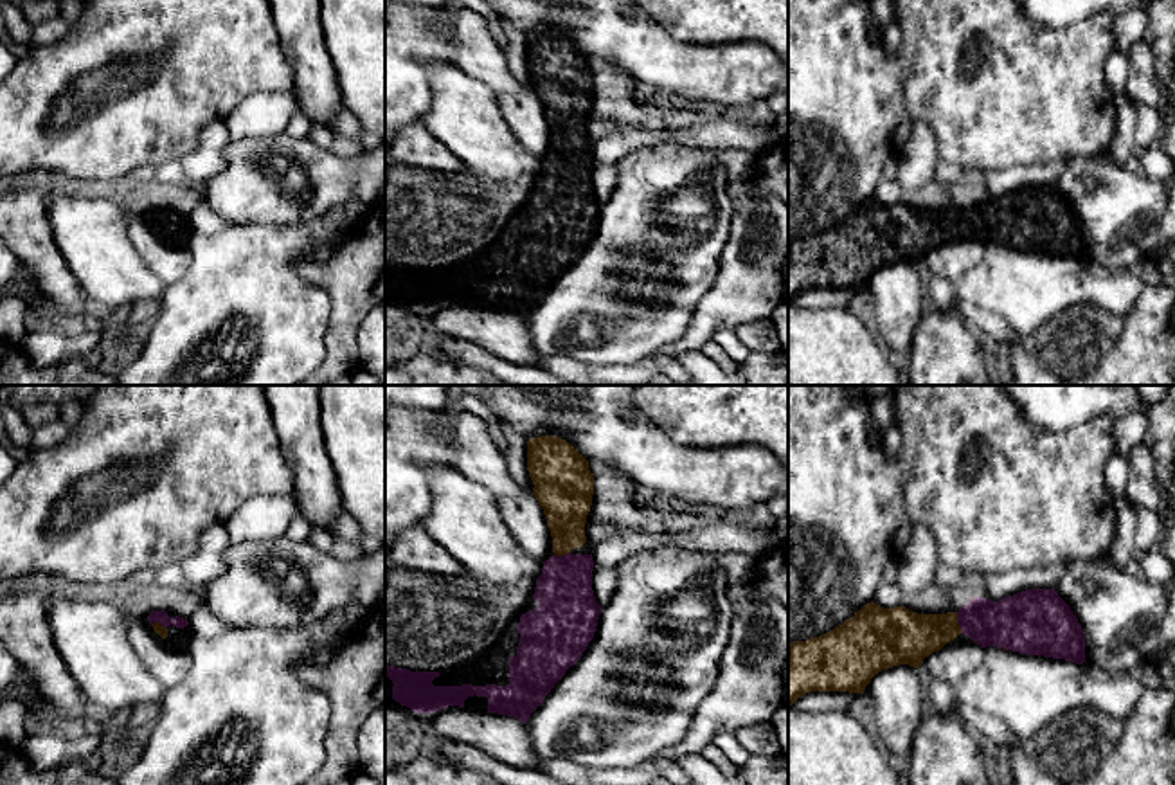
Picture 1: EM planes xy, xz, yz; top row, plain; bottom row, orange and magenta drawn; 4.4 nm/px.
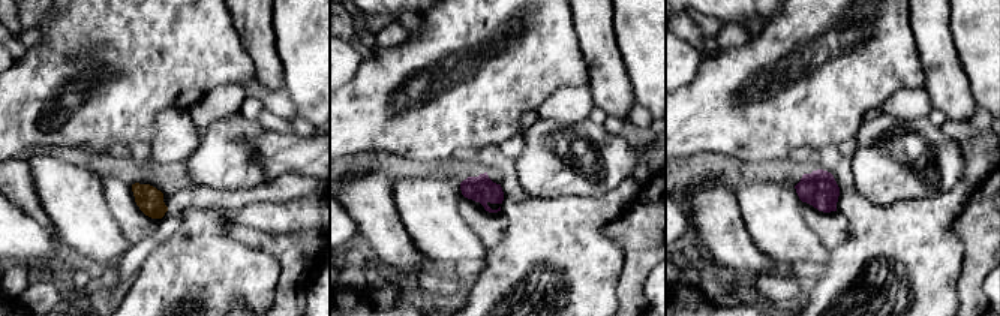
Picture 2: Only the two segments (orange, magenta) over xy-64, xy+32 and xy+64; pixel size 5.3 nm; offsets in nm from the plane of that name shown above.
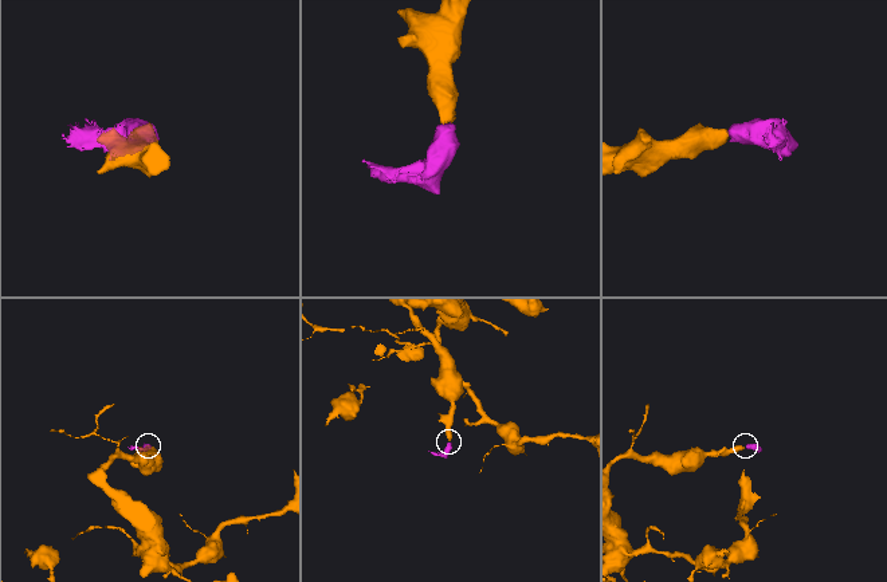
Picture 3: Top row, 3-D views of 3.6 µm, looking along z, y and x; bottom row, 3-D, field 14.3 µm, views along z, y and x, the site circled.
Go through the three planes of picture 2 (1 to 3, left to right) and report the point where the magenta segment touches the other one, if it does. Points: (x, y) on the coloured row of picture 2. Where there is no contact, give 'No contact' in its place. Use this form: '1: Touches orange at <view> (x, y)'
1: No contact
2: No contact
3: No contact

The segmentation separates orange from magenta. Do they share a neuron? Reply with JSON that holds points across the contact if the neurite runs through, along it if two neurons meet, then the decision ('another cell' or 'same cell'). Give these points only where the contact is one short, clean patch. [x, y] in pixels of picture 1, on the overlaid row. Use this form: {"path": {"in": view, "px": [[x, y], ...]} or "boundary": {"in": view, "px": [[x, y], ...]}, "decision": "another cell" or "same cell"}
{"path": {"in": "yz", "px": [[904, 638], [958, 623], [1013, 623]]}, "decision": "same cell"}

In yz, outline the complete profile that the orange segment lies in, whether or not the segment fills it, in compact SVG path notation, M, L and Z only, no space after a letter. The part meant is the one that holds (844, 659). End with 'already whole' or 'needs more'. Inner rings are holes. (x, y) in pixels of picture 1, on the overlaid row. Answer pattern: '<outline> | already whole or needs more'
M1027 589L999 601L977 596L957 612L946 614L918 614L905 607L883 609L871 601L826 634L788 643L788 708L810 691L864 693L878 672L898 664L919 668L925 657L941 650L959 634L982 648L997 646L1076 664L1085 663L1083 630L1054 589Z | needs more

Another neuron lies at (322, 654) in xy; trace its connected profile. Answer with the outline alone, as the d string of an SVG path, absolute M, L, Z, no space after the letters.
M349 634L342 636L336 643L318 648L304 657L304 664L318 664L318 663L327 663L333 659L349 641Z

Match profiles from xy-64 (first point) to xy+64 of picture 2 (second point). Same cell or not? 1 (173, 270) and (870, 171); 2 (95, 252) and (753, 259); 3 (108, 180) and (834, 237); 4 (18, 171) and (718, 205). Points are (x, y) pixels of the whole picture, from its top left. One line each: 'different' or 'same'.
1: different
2: different
3: same
4: same

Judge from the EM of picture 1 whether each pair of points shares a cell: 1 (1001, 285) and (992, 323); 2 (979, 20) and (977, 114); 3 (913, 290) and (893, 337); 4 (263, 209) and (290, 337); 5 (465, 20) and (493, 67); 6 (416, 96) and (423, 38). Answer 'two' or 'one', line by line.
1: two
2: one
3: one
4: two
5: one
6: one

